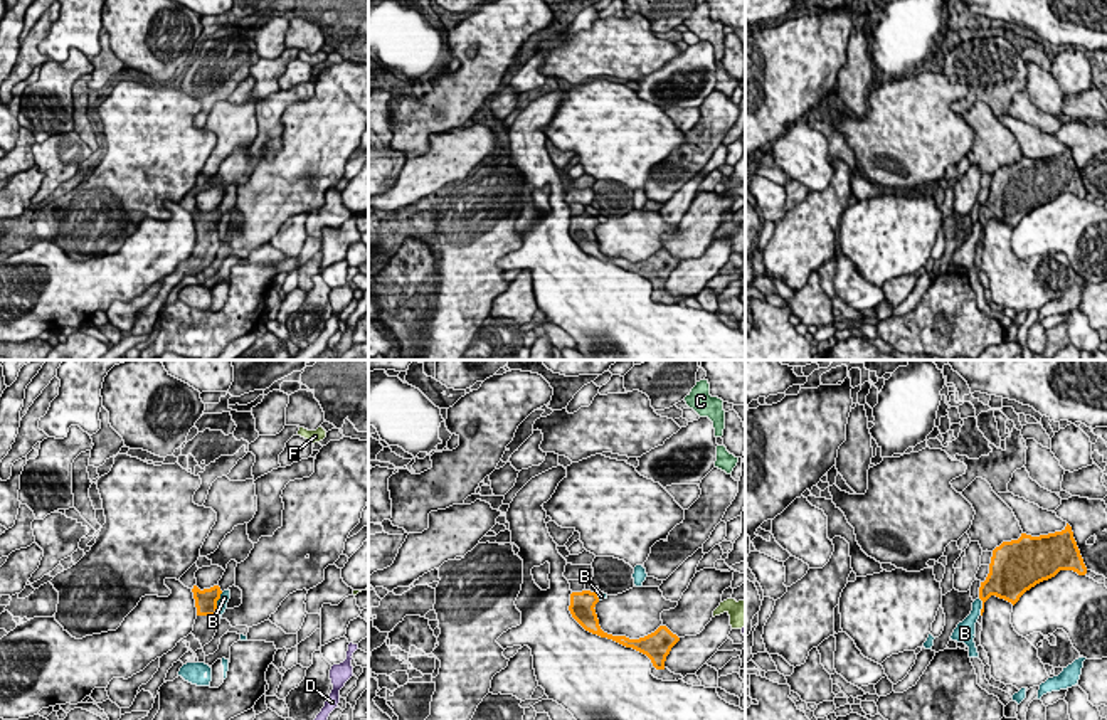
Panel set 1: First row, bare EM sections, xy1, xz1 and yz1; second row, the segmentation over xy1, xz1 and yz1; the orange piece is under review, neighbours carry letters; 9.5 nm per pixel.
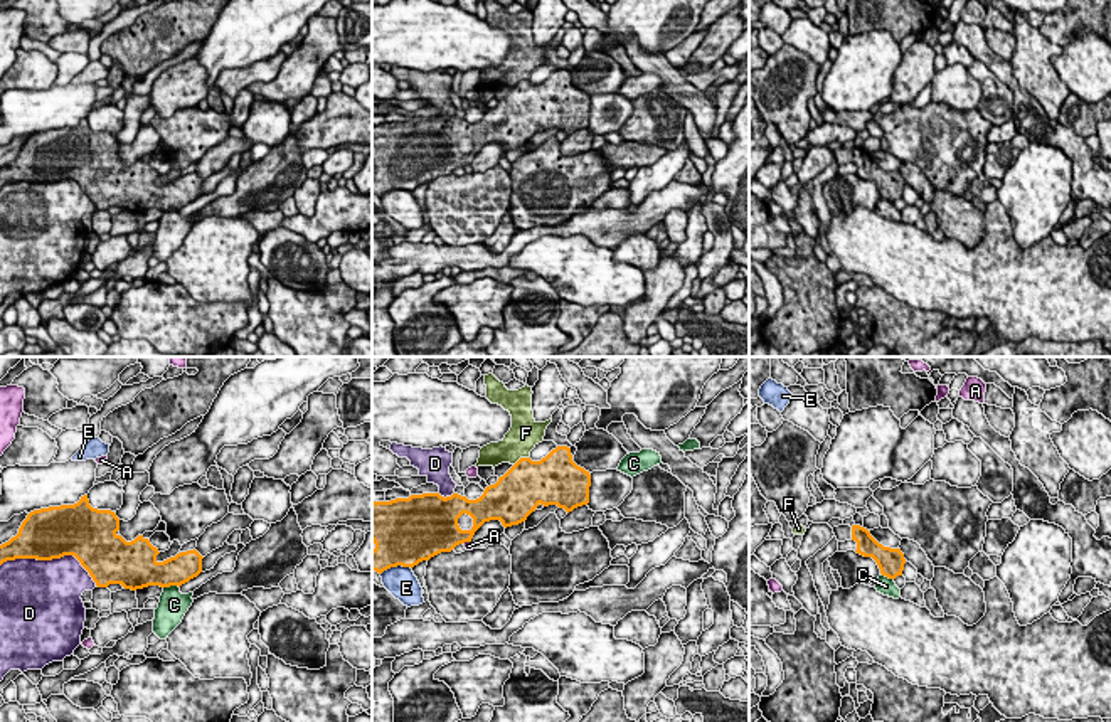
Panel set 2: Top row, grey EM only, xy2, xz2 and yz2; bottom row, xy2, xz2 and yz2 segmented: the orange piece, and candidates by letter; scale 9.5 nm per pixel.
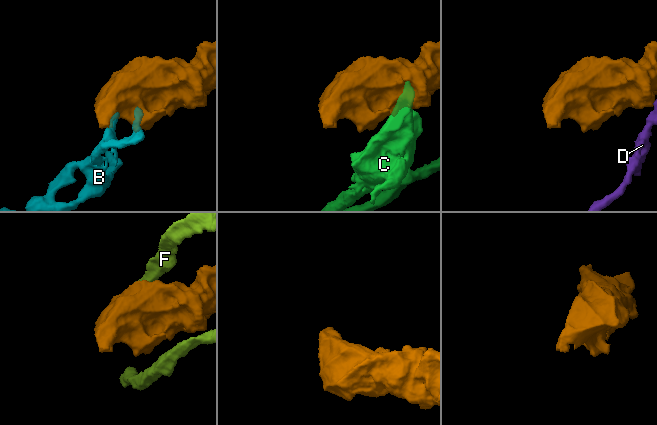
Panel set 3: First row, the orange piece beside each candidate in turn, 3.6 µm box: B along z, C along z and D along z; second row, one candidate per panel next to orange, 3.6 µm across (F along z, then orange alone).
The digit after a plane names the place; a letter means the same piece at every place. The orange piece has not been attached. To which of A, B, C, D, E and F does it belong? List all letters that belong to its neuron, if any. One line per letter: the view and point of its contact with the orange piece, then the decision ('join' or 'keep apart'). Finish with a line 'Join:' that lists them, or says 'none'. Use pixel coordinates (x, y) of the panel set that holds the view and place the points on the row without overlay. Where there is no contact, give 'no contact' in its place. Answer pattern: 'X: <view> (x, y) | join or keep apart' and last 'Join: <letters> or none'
A: xz2 (467, 164) | keep apart
B: xy1 (216, 227) | keep apart
C: xy2 (170, 207) | keep apart
D: xy2 (51, 182) | keep apart
E: xz2 (396, 189) | keep apart
F: xz2 (520, 81) | keep apart
Join: none

